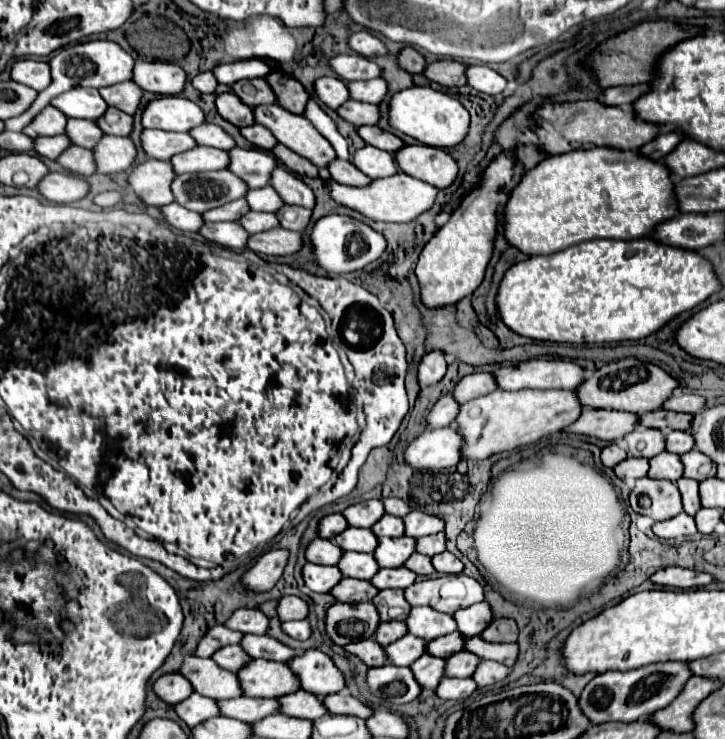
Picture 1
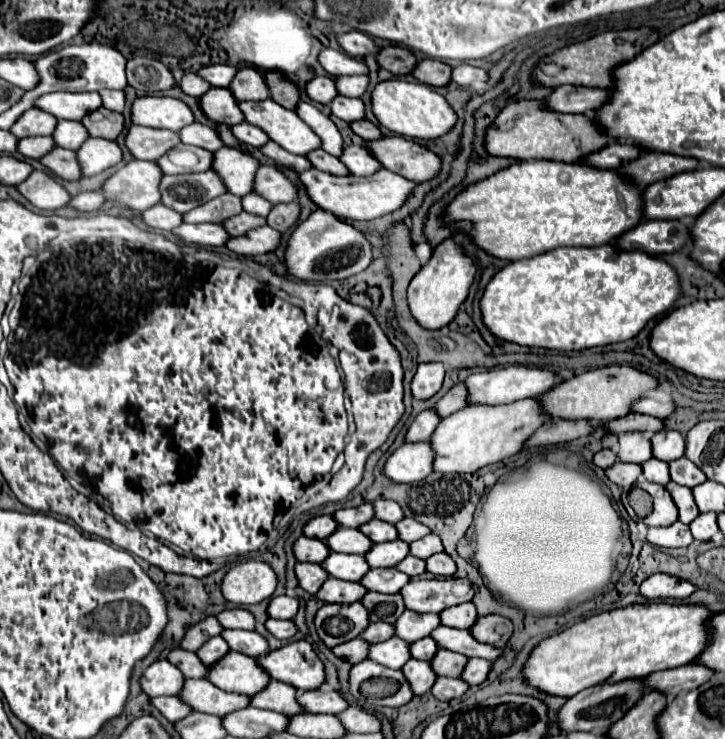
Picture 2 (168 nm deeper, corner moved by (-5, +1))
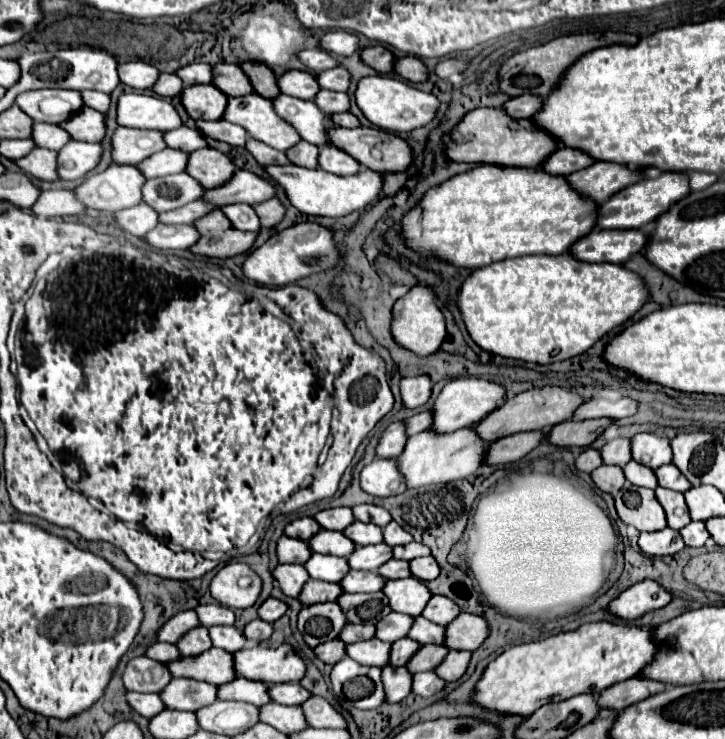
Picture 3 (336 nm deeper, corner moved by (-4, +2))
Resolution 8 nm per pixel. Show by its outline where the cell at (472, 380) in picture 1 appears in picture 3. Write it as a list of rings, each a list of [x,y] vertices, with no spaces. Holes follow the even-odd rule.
[[[424,410],[424,412],[414,414],[412,418],[406,420],[408,436],[412,436],[412,434],[416,434],[416,432],[422,432],[422,430],[428,428],[432,422],[434,422],[434,410]]]

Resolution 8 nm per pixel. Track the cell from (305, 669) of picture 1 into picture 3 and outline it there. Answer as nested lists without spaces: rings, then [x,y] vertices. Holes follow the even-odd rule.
[[[290,644],[278,648],[244,648],[234,654],[236,672],[248,680],[262,680],[268,684],[300,682],[306,676],[306,664]]]

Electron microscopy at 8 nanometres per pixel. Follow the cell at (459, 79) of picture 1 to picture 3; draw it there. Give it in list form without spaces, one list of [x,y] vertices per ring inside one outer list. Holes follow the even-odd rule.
[[[416,56],[398,58],[396,64],[394,64],[394,70],[408,82],[426,82],[428,80],[426,64]]]

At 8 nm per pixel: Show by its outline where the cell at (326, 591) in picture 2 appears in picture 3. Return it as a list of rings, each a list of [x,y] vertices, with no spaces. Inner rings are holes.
[[[308,580],[308,584],[304,584],[298,600],[306,606],[310,604],[318,604],[318,602],[330,602],[336,600],[338,596],[342,596],[344,590],[340,584],[332,584],[332,582],[320,582],[320,580]]]

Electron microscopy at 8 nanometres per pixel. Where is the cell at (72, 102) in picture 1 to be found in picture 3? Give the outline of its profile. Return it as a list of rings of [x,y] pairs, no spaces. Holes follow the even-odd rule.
[[[40,90],[24,92],[16,98],[16,104],[34,120],[60,124],[68,116],[76,114],[82,106],[82,94],[76,90]]]

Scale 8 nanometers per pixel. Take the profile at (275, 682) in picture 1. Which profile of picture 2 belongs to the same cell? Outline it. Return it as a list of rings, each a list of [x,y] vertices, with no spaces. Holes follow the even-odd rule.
[[[229,651],[225,657],[221,657],[221,661],[209,667],[207,679],[223,691],[241,693],[249,697],[265,689],[271,681],[269,675],[253,661],[253,657],[247,657],[237,651]]]

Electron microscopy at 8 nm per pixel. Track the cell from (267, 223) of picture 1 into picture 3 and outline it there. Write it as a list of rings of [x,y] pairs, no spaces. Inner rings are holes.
[[[220,210],[220,212],[210,212],[208,216],[202,216],[200,220],[196,220],[196,228],[202,234],[202,238],[214,238],[220,232],[232,228],[232,222]]]

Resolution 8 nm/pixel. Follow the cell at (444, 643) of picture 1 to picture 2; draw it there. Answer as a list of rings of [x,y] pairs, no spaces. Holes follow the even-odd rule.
[[[425,637],[421,641],[415,641],[409,645],[409,653],[413,659],[423,659],[431,661],[431,657],[437,653],[437,643],[431,637]]]

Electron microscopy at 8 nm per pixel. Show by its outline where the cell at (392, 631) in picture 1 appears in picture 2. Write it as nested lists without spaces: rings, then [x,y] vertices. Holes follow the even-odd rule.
[[[375,621],[365,629],[365,633],[361,633],[361,639],[367,643],[379,643],[379,641],[387,641],[391,637],[393,637],[393,625],[385,623],[385,621]]]

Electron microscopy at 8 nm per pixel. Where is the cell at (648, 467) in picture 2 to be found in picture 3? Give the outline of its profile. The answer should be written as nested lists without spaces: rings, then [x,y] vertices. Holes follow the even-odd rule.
[[[630,460],[626,466],[624,466],[624,474],[626,474],[626,480],[636,484],[636,486],[644,486],[644,488],[656,488],[658,486],[658,480],[656,480],[656,474],[652,468],[644,466],[644,464],[638,464],[634,460]]]

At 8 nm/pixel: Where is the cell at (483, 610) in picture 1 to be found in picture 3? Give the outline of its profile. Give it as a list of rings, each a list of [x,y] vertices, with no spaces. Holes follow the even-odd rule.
[[[432,596],[432,600],[428,602],[428,608],[422,612],[422,616],[434,624],[440,626],[448,626],[458,614],[460,614],[460,606],[456,602],[452,602],[446,596]]]

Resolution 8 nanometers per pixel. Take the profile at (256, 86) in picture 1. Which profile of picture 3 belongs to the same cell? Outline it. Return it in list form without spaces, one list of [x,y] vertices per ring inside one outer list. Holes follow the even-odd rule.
[[[216,64],[216,80],[214,86],[220,88],[226,96],[246,96],[252,94],[254,88],[238,64]]]

